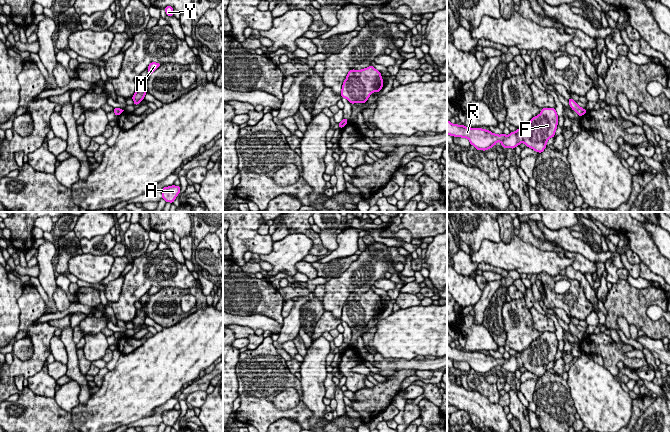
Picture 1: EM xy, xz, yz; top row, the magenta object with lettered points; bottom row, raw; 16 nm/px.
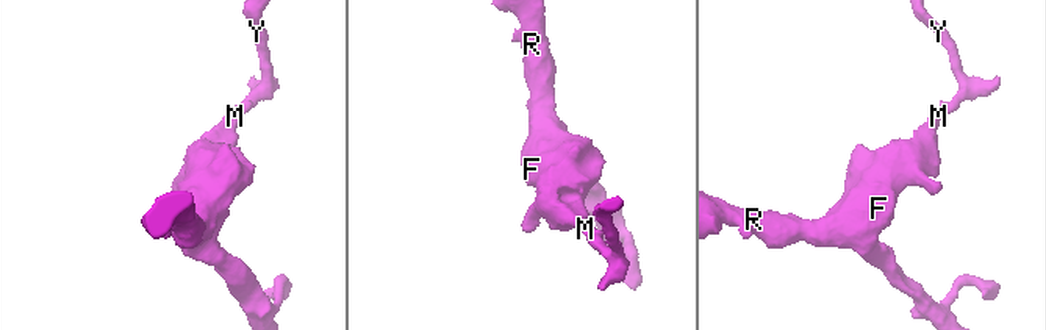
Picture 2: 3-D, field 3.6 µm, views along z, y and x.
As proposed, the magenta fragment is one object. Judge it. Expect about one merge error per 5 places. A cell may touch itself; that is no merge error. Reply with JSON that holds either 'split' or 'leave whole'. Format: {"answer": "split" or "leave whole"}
{"answer": "leave whole"}

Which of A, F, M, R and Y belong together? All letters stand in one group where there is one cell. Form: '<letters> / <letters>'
A F M R Y

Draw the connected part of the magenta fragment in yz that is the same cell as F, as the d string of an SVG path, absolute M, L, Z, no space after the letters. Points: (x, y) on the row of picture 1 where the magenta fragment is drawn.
M543 108L541 113L531 119L521 129L509 135L494 134L482 128L470 128L464 125L452 124L447 120L447 135L467 138L476 150L488 150L499 141L504 148L512 148L524 143L527 147L542 153L547 147L547 141L555 136L558 125L558 115L554 108Z

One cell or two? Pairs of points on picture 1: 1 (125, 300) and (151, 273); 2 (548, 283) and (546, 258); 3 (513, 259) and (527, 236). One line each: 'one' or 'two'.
1: one
2: two
3: two

